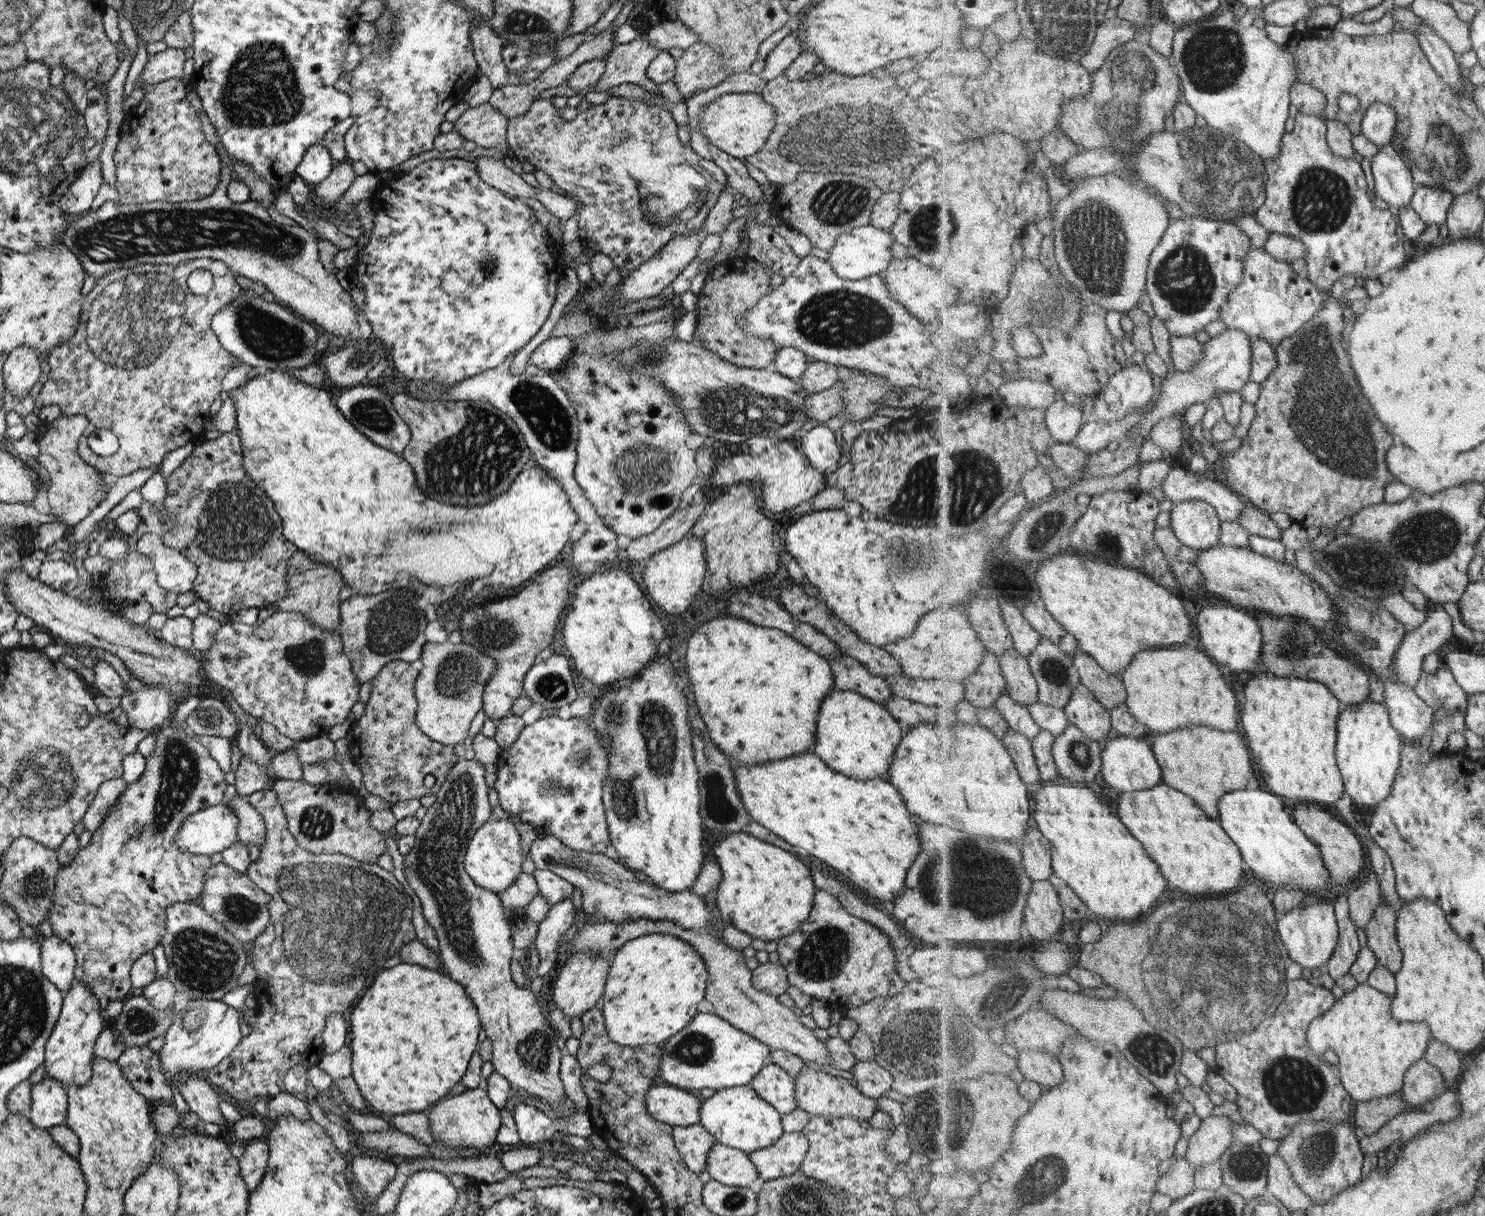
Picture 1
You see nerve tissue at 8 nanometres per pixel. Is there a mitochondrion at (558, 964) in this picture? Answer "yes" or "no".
no

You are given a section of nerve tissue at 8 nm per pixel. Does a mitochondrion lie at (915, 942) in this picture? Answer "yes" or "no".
no

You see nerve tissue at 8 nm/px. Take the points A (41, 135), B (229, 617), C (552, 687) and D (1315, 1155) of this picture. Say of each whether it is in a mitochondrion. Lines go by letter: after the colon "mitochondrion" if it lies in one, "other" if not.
A: mitochondrion
B: other
C: mitochondrion
D: mitochondrion

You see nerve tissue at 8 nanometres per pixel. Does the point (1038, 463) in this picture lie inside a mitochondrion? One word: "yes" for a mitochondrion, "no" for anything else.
no

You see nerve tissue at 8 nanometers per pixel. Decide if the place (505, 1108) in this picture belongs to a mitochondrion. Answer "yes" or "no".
no

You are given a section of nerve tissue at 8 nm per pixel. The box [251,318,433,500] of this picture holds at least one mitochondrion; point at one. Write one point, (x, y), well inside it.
(371, 414)

